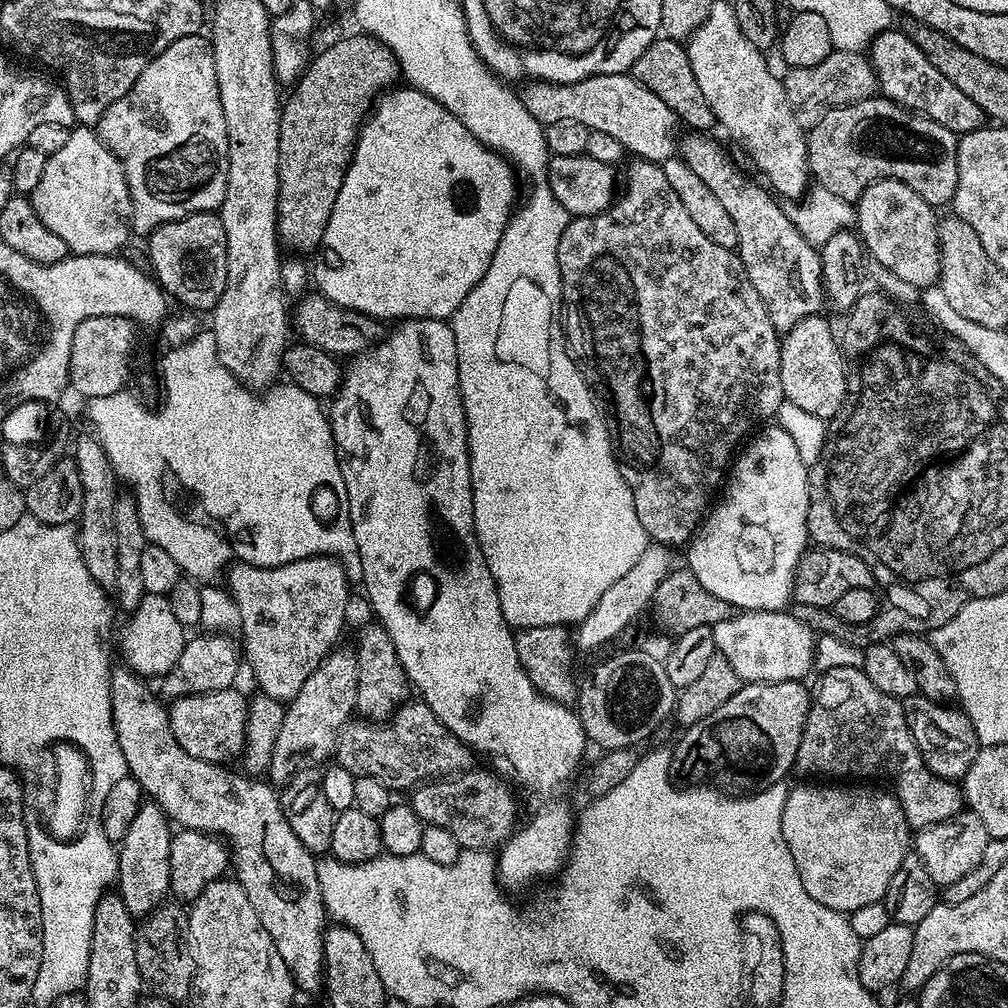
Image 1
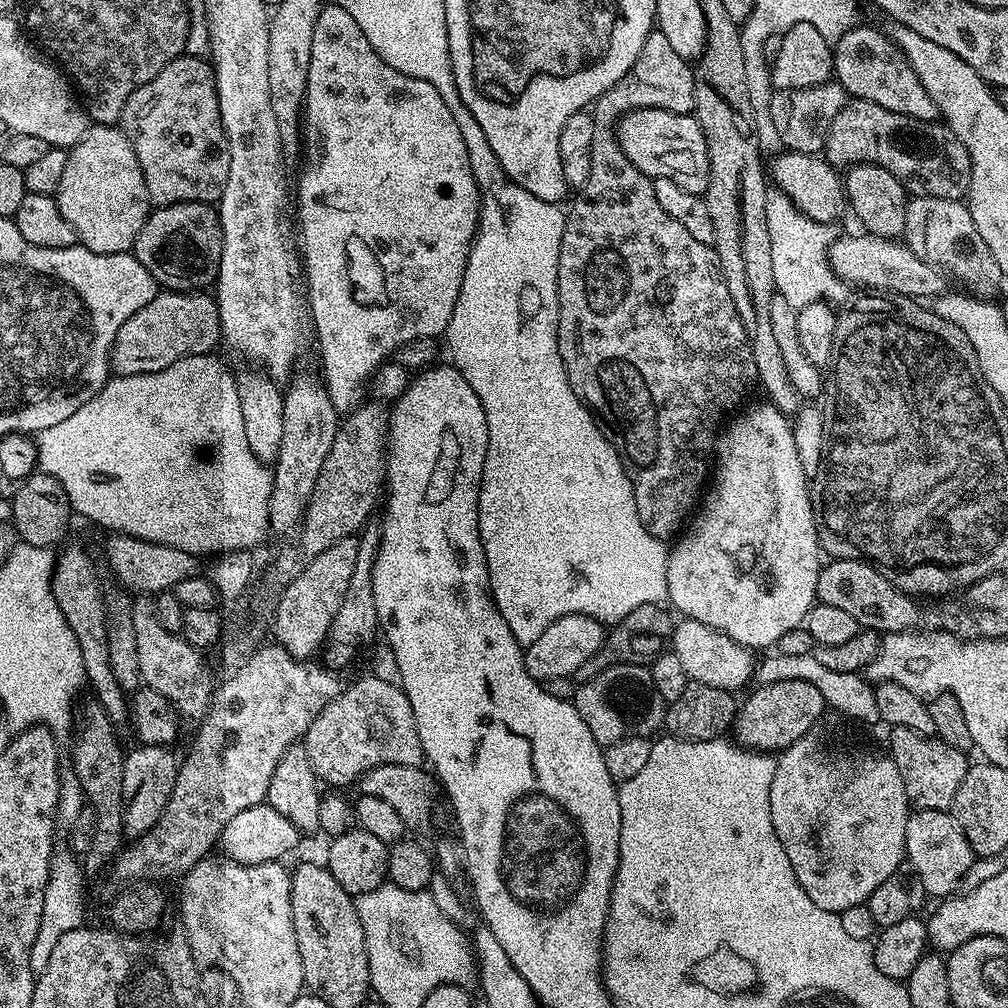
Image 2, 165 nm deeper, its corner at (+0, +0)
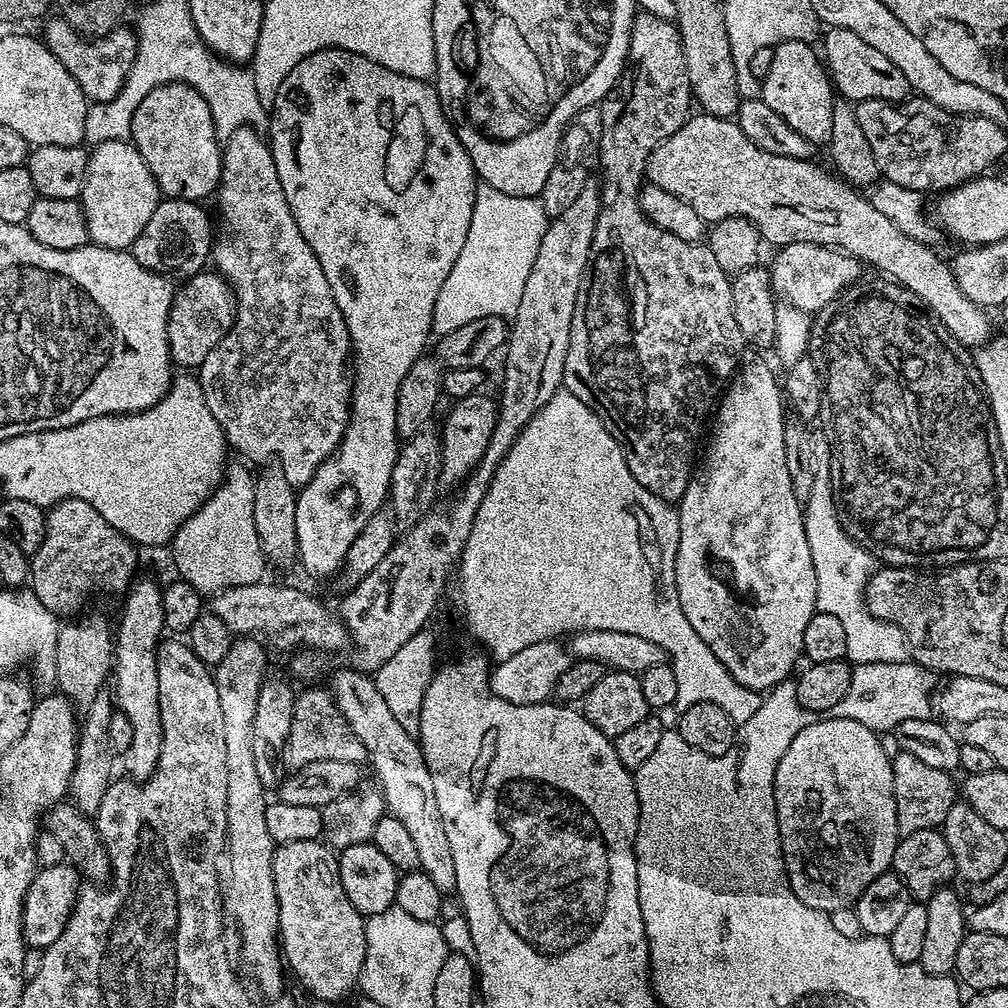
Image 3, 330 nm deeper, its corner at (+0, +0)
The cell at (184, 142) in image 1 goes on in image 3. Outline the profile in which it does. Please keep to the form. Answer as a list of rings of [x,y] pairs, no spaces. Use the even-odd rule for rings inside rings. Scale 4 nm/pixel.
[[[167,84],[150,90],[138,102],[138,110],[134,110],[131,143],[142,154],[146,166],[150,166],[150,174],[154,174],[165,197],[204,202],[211,192],[213,195],[219,189],[222,144],[216,139],[218,133],[206,98],[185,84]]]

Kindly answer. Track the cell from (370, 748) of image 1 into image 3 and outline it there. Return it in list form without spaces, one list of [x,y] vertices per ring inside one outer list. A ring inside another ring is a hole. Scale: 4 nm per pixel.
[[[308,686],[303,693],[302,691],[296,697],[296,703],[292,705],[294,710],[294,718],[290,722],[290,734],[288,741],[284,747],[284,763],[289,769],[295,770],[306,766],[310,762],[322,762],[329,760],[330,762],[350,762],[351,764],[363,765],[366,757],[364,755],[364,747],[362,742],[358,740],[354,734],[354,730],[350,730],[350,726],[346,722],[346,718],[338,710],[336,701],[329,689],[312,688],[316,686]]]

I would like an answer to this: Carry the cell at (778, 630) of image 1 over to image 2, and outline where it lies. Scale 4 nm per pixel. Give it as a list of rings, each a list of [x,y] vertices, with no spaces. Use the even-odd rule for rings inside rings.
[[[684,618],[681,621],[681,624],[679,621],[672,629],[670,648],[676,653],[678,662],[682,662],[682,668],[686,670],[689,681],[715,688],[736,690],[739,684],[753,679],[753,653],[745,645],[736,644],[731,636],[719,632],[717,628],[711,628],[701,620]]]

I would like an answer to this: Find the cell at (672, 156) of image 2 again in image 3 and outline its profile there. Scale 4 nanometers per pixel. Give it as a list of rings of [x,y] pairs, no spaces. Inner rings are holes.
[[[689,115],[687,122],[650,154],[647,183],[667,190],[674,194],[674,198],[682,198],[682,202],[694,206],[694,211],[709,225],[726,218],[746,218],[760,232],[761,241],[768,243],[769,240],[775,246],[790,242],[814,242],[828,248],[839,248],[841,252],[849,252],[865,265],[878,268],[882,271],[879,273],[887,279],[911,290],[925,309],[941,320],[946,330],[950,330],[950,334],[954,334],[954,338],[958,338],[958,342],[969,350],[979,348],[993,335],[994,329],[988,321],[989,313],[970,302],[966,294],[962,294],[951,267],[945,261],[944,264],[940,261],[937,249],[910,238],[910,234],[902,234],[902,230],[898,230],[898,226],[894,226],[890,218],[883,216],[879,210],[874,210],[867,195],[845,184],[827,167],[819,168],[812,160],[786,158],[782,154],[770,154],[754,146],[754,142],[750,142],[750,138],[742,134],[735,119],[696,115]]]

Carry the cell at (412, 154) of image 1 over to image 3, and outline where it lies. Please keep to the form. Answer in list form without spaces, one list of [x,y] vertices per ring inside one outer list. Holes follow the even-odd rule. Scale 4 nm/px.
[[[323,48],[306,57],[278,86],[278,94],[274,98],[274,106],[270,109],[267,131],[270,135],[270,147],[274,166],[278,166],[278,179],[282,181],[282,191],[286,194],[286,202],[290,202],[290,214],[294,214],[294,222],[298,222],[298,230],[302,230],[302,238],[314,250],[318,263],[322,266],[322,274],[326,274],[326,282],[330,282],[330,290],[334,294],[334,302],[338,302],[338,310],[342,310],[342,318],[346,322],[348,337],[352,343],[350,349],[350,379],[352,381],[352,402],[348,428],[336,451],[318,466],[314,478],[303,485],[296,494],[294,510],[294,530],[296,531],[296,556],[300,564],[312,576],[332,576],[344,567],[344,559],[354,546],[354,538],[362,534],[366,522],[374,518],[376,512],[385,507],[390,490],[390,478],[394,474],[394,462],[398,451],[396,434],[396,399],[402,386],[402,378],[414,366],[416,359],[425,355],[428,336],[433,335],[432,319],[434,318],[434,302],[438,302],[438,290],[442,290],[442,282],[454,270],[454,262],[458,262],[458,254],[462,254],[462,245],[466,243],[466,230],[470,230],[470,218],[474,214],[476,186],[478,177],[470,154],[462,146],[452,124],[444,114],[444,107],[435,87],[429,81],[410,78],[406,74],[398,74],[394,70],[386,70],[386,66],[378,66],[378,62],[370,62],[362,54],[354,54],[341,48]]]

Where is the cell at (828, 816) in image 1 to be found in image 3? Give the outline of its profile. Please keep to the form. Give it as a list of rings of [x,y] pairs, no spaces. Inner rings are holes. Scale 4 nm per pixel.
[[[817,718],[812,724],[806,725],[790,742],[790,750],[782,754],[782,762],[778,762],[778,770],[774,778],[774,802],[776,803],[776,821],[778,822],[778,834],[782,842],[782,854],[784,865],[788,871],[788,881],[792,887],[792,893],[806,906],[814,906],[814,910],[832,913],[834,910],[851,908],[856,899],[878,878],[883,872],[889,871],[894,858],[894,850],[900,844],[901,831],[898,826],[898,810],[896,809],[896,795],[894,794],[894,774],[892,773],[892,756],[884,749],[884,744],[877,733],[872,732],[862,722],[854,722],[850,718]]]

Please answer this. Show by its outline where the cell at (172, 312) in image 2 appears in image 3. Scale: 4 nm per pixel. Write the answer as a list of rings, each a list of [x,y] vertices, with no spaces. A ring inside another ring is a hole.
[[[205,270],[187,277],[175,289],[168,315],[168,345],[173,365],[184,370],[199,369],[200,363],[218,346],[220,339],[231,330],[236,320],[236,296],[227,280],[215,270]]]

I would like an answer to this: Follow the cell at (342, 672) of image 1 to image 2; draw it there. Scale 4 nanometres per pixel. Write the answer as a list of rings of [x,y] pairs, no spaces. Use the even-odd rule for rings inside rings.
[[[365,527],[359,533],[358,539],[360,545],[358,546],[358,558],[354,562],[354,574],[350,574],[350,582],[346,582],[346,594],[342,597],[342,606],[338,606],[338,614],[334,614],[332,625],[328,631],[326,647],[322,652],[323,663],[333,670],[341,670],[340,668],[346,667],[359,654],[368,632],[375,633],[378,628],[374,610],[372,571],[380,545],[379,527]]]

